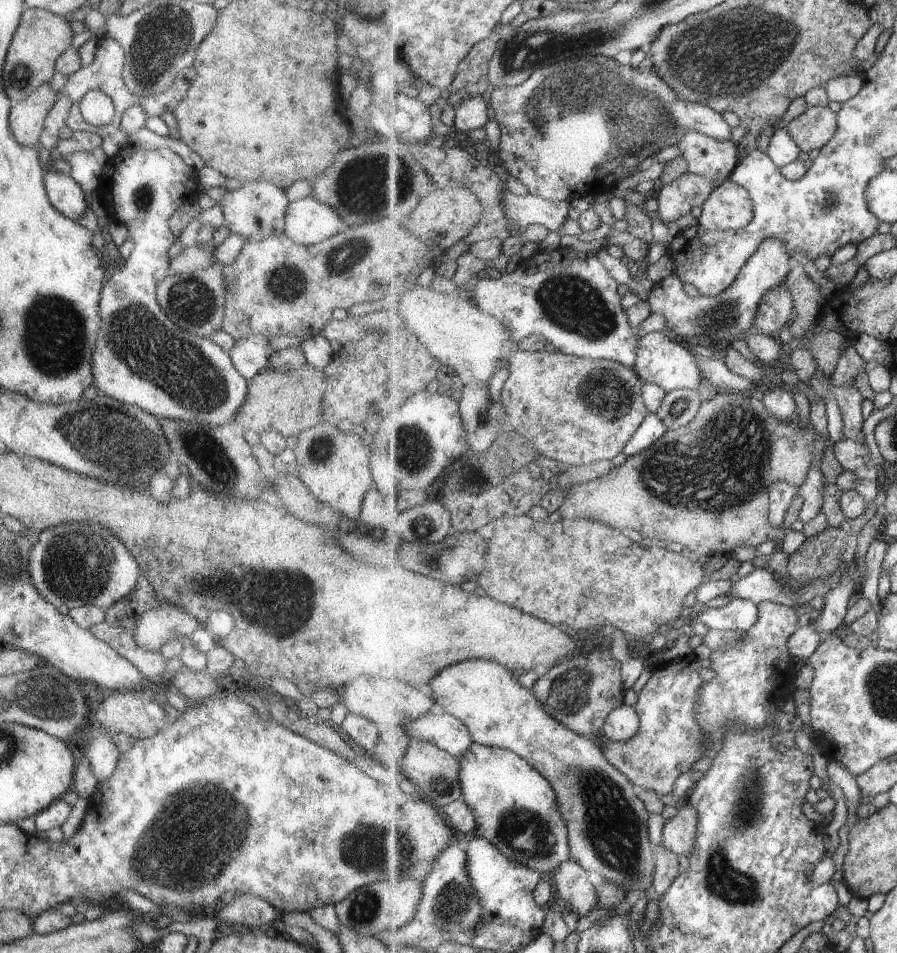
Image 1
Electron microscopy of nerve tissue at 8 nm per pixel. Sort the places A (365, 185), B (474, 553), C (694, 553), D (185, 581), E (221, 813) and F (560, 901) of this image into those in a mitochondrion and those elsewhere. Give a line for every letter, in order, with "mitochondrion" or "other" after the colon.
A: mitochondrion
B: other
C: other
D: mitochondrion
E: mitochondrion
F: other

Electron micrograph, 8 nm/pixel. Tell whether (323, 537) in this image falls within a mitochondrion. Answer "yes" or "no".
no

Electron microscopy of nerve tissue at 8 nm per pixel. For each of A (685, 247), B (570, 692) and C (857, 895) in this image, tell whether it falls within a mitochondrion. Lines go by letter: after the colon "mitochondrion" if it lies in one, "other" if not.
A: other
B: mitochondrion
C: other

